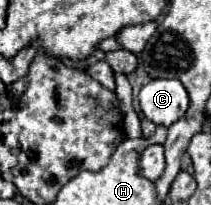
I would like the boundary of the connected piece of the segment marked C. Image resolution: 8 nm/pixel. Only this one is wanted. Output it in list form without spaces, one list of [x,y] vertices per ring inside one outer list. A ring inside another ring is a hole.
[[[151,79],[141,89],[139,103],[149,121],[169,127],[189,109],[189,95],[177,79]]]

